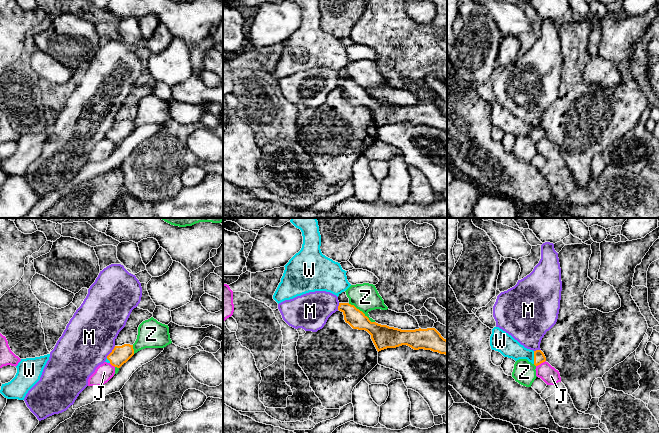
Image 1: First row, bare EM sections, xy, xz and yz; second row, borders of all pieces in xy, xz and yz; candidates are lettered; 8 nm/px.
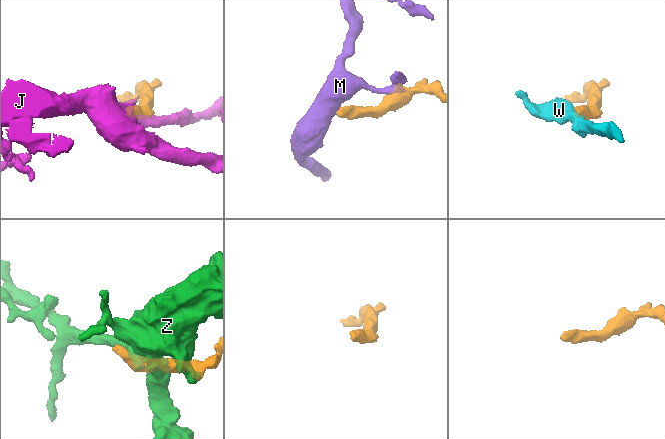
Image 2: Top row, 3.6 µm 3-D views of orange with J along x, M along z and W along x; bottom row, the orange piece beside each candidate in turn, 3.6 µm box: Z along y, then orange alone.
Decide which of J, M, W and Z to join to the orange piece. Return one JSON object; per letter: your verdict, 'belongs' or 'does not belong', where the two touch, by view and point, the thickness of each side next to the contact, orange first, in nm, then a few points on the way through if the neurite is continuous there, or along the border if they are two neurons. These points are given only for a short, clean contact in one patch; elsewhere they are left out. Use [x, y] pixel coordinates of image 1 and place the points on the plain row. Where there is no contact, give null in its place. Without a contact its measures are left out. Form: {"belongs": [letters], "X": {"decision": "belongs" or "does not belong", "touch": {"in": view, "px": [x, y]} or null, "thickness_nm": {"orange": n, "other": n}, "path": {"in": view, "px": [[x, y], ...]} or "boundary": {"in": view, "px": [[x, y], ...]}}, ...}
{"belongs": ["W"], "J": {"decision": "does not belong", "touch": {"in": "yz", "px": [540, 139]}, "thickness_nm": {"orange": 90, "other": 140}}, "M": {"decision": "does not belong", "touch": {"in": "xy", "px": [111, 128]}, "thickness_nm": {"orange": 140, "other": 420}, "boundary": {"in": "xy", "px": [[115, 122], [106, 133]]}}, "W": {"decision": "belongs", "touch": {"in": "yz", "px": [534, 133]}, "thickness_nm": {"orange": 90, "other": 160}, "path": {"in": "yz", "px": [[539, 133], [534, 133], [509, 123]]}}, "Z": {"decision": "does not belong", "touch": {"in": "xz", "px": [361, 87]}, "thickness_nm": {"orange": 170, "other": 220}}}

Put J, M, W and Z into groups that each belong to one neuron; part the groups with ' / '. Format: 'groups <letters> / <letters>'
groups J / M / W / Z

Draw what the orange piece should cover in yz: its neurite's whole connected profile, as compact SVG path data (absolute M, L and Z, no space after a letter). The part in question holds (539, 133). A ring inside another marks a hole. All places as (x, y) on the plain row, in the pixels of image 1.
M494 103L490 112L490 122L492 126L500 128L504 133L512 134L515 137L527 135L535 142L546 137L546 133L541 126L530 126L521 121L511 111Z

